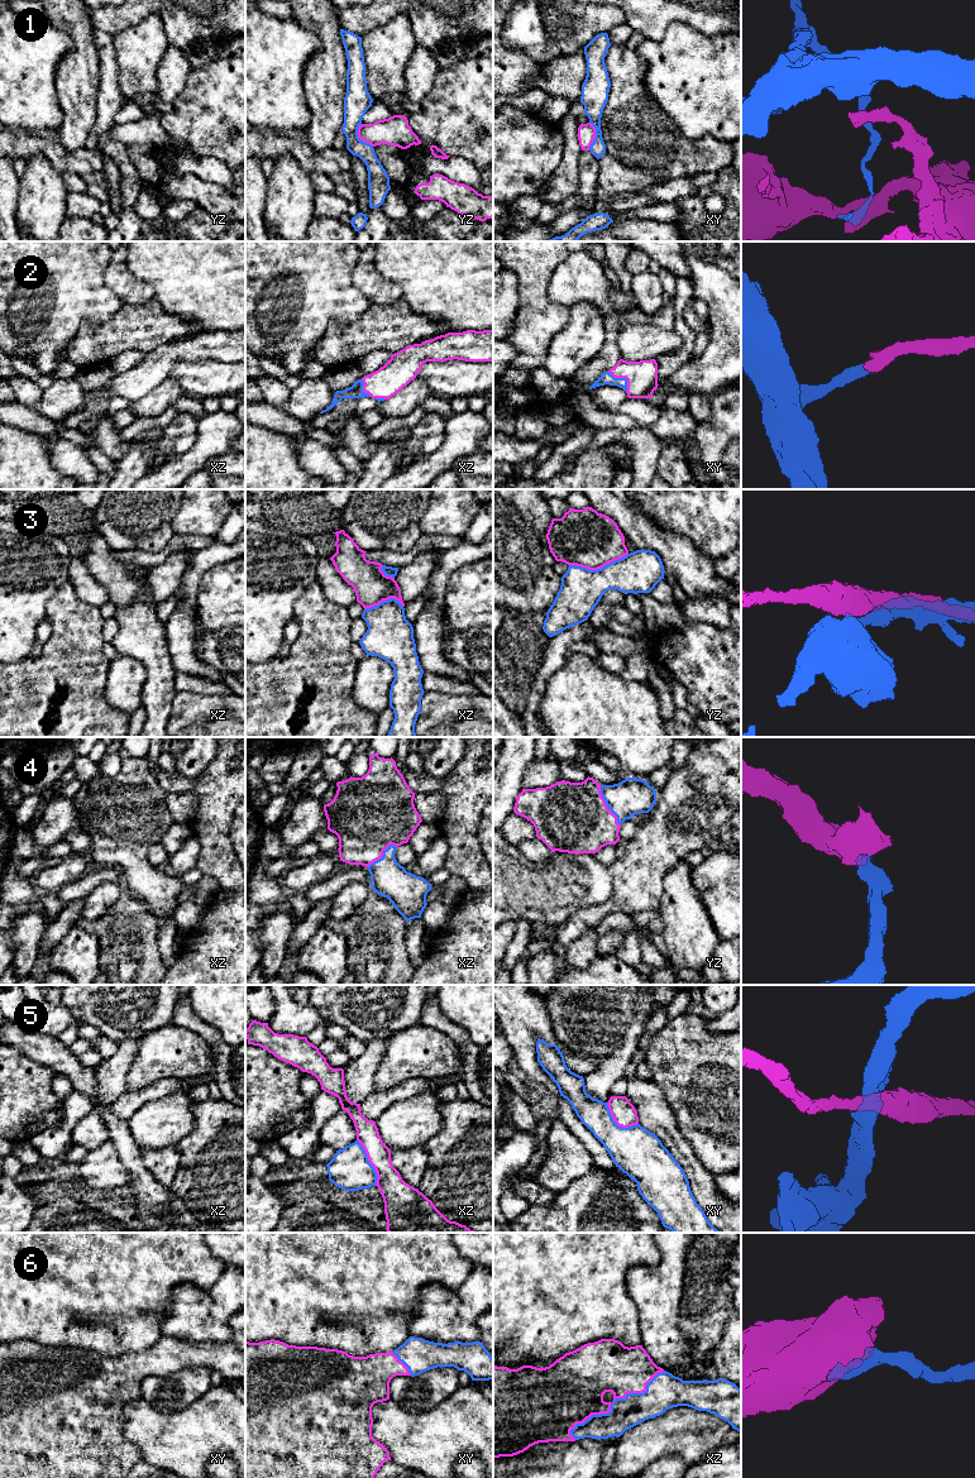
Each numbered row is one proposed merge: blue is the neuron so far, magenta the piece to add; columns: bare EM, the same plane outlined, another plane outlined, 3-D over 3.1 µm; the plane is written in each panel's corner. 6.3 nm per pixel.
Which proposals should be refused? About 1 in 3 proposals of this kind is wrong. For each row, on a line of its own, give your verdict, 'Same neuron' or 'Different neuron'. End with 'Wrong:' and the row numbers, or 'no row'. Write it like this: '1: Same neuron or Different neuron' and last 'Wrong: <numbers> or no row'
1: Different neuron
2: Same neuron
3: Different neuron
4: Same neuron
5: Different neuron
6: Same neuron
Wrong: 1, 3, 5

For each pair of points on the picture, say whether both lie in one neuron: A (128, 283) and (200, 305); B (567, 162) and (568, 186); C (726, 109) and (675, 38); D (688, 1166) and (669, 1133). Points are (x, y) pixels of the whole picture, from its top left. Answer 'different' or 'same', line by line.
A: different
B: same
C: same
D: same

